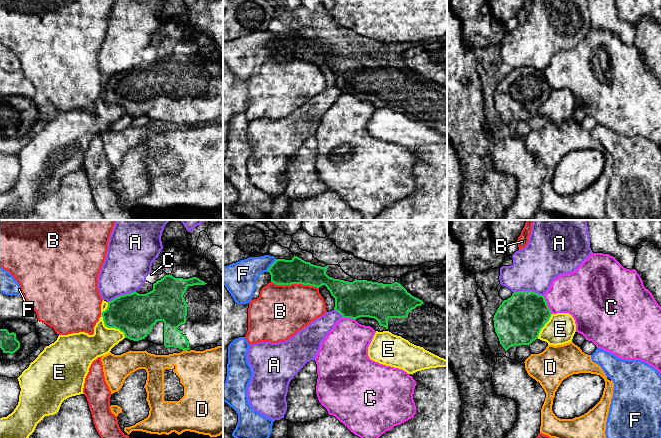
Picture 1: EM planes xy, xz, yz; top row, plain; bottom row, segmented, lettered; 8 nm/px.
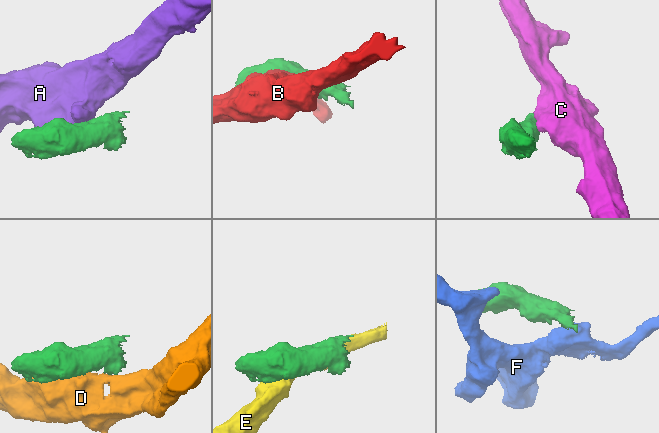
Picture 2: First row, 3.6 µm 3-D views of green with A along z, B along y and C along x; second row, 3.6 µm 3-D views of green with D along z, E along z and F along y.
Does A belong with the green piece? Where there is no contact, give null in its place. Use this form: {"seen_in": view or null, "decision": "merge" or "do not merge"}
{"seen_in": "yz", "decision": "do not merge"}

